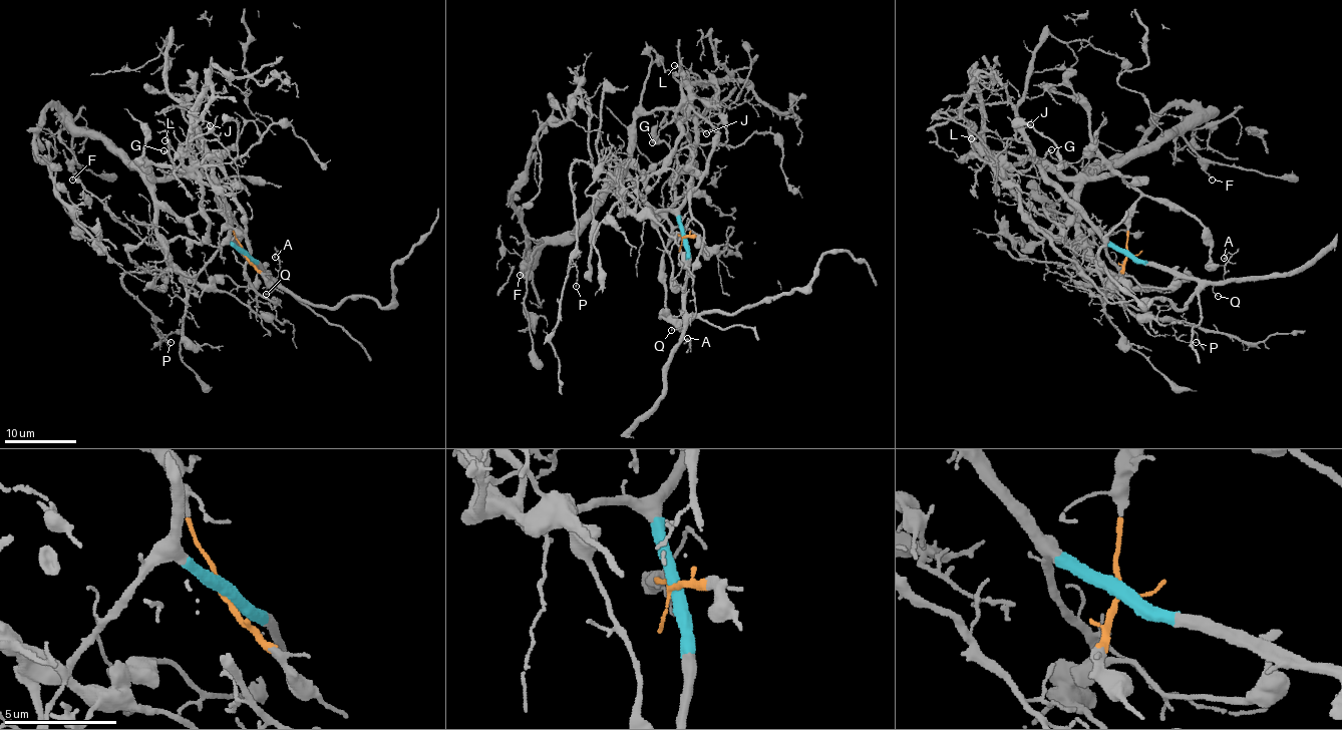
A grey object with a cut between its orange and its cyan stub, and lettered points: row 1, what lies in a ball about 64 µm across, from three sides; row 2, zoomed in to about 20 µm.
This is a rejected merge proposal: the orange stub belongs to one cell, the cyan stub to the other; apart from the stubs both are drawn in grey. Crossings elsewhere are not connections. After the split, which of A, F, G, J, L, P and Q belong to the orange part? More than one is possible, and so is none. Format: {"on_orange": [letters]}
{"on_orange": ["F", "G", "L"]}

